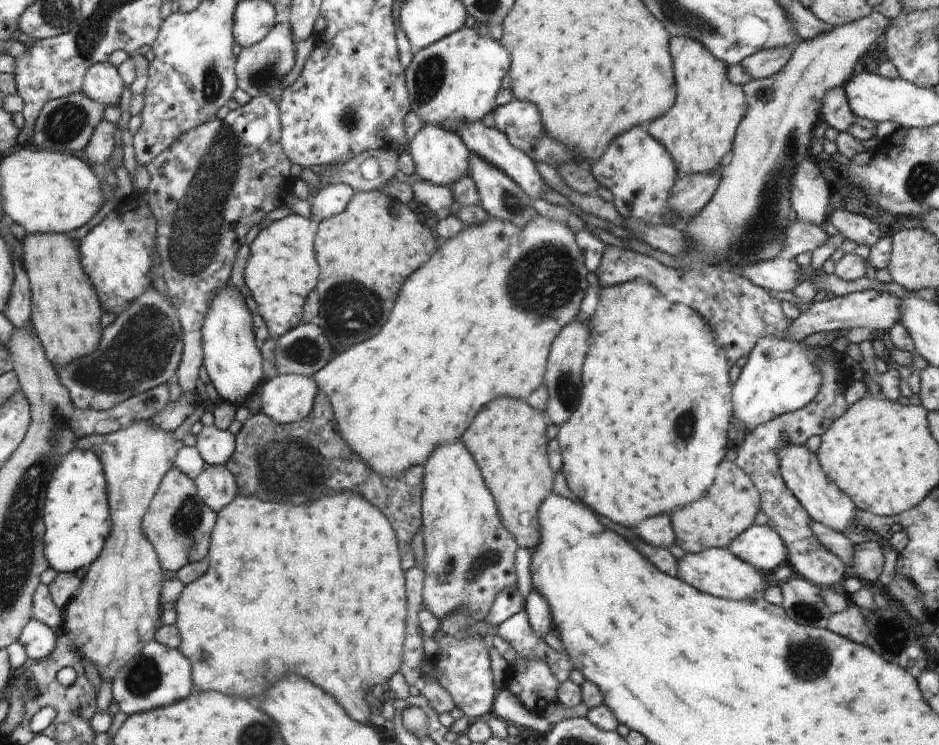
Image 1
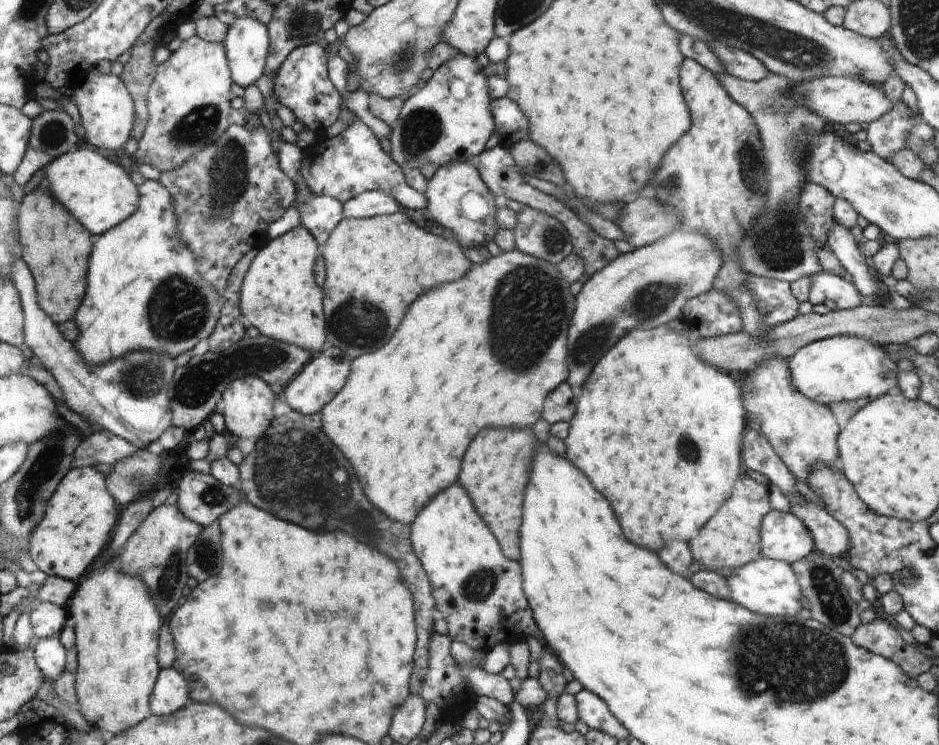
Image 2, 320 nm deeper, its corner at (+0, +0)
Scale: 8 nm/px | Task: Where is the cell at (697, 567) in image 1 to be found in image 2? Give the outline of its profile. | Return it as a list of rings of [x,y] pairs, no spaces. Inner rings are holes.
[[[762,556],[734,570],[736,575],[727,578],[731,592],[730,600],[762,616],[800,617],[799,613],[803,609],[800,603],[803,596],[801,584],[787,562]]]

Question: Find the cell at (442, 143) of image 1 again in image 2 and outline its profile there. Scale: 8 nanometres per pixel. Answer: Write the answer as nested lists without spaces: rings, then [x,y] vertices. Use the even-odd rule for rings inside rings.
[[[474,162],[452,163],[447,167],[438,167],[434,177],[427,181],[425,194],[427,198],[426,207],[432,218],[444,228],[449,228],[454,232],[453,239],[463,250],[480,245],[486,246],[496,236],[499,227],[495,215],[501,204],[482,180]],[[468,194],[480,194],[484,198],[482,206],[462,206],[462,198],[468,196]]]

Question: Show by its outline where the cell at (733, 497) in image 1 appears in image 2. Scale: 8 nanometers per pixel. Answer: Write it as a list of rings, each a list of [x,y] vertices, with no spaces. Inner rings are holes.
[[[743,473],[734,483],[731,497],[690,542],[691,555],[695,562],[694,570],[737,569],[762,557],[760,527],[764,515],[770,511],[767,487]]]

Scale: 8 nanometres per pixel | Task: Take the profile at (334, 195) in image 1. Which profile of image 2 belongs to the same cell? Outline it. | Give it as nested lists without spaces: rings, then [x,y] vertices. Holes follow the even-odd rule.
[[[308,195],[297,209],[300,225],[315,235],[320,246],[326,244],[333,228],[344,218],[343,203],[326,195]]]

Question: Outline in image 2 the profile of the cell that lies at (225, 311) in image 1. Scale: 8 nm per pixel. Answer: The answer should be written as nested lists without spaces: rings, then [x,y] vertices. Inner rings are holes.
[[[256,375],[236,379],[229,386],[226,387],[221,398],[223,404],[221,413],[224,416],[227,433],[238,436],[238,438],[250,438],[256,442],[264,436],[274,421],[274,416],[272,416],[274,392],[270,390],[270,386],[264,382],[264,379]]]

